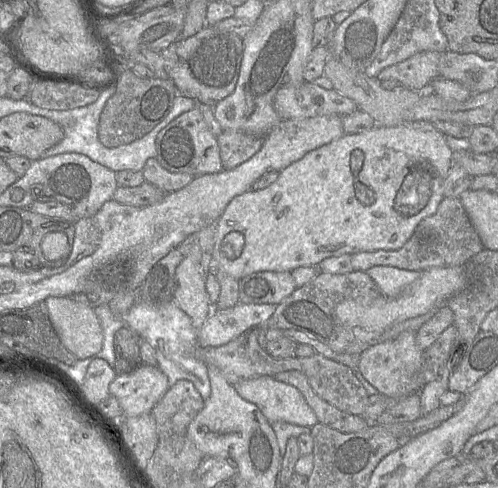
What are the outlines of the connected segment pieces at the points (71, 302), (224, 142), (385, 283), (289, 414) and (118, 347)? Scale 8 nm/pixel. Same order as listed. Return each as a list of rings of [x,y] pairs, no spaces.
[[[50,296],[45,304],[60,341],[78,360],[91,357],[102,349],[103,330],[94,306],[69,296]]]
[[[223,130],[217,137],[223,169],[233,169],[249,160],[262,148],[264,139],[239,130]]]
[[[374,266],[365,271],[376,283],[382,295],[397,297],[406,286],[416,280],[422,271],[392,266]]]
[[[257,376],[233,385],[244,400],[256,405],[269,422],[313,427],[318,419],[300,391],[270,376]]]
[[[124,324],[114,335],[114,371],[117,375],[133,372],[141,365],[140,337],[129,326]]]

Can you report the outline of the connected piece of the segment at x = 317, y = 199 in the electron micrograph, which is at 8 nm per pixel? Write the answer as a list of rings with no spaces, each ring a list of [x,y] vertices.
[[[414,121],[394,127],[377,125],[364,133],[344,134],[340,138],[308,152],[303,158],[280,171],[277,180],[267,188],[250,189],[229,202],[216,223],[212,252],[213,271],[221,271],[240,280],[255,272],[291,272],[298,267],[318,267],[324,259],[343,254],[400,249],[410,239],[418,224],[426,217],[433,215],[444,199],[444,183],[452,166],[452,154],[452,150],[445,141],[445,135],[428,121]]]

